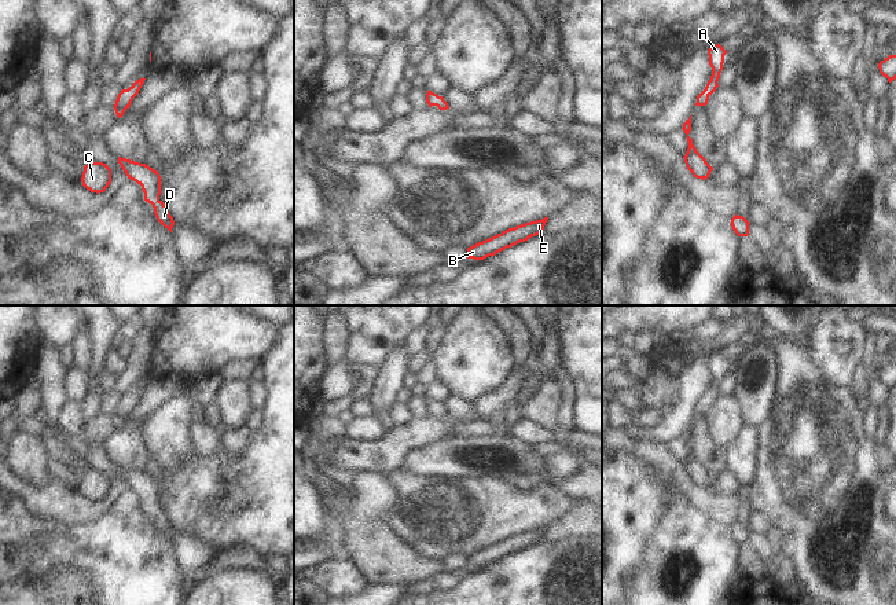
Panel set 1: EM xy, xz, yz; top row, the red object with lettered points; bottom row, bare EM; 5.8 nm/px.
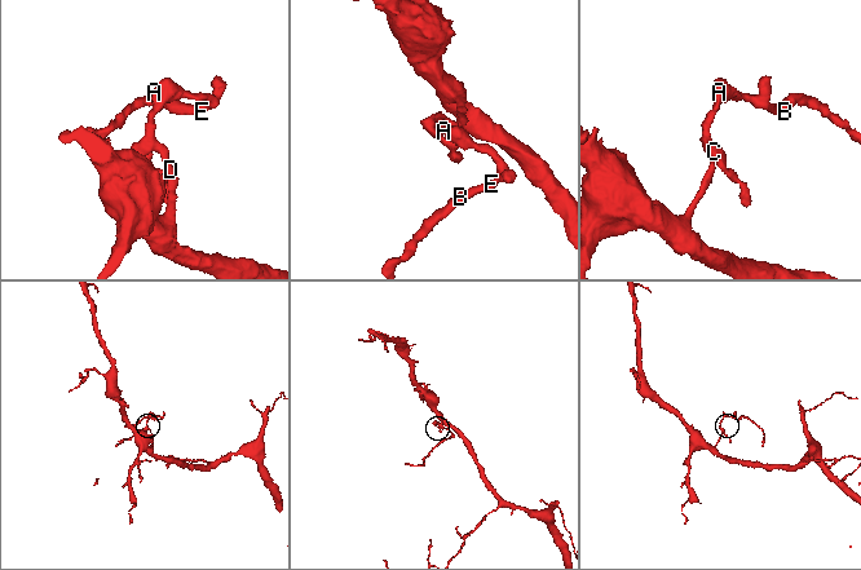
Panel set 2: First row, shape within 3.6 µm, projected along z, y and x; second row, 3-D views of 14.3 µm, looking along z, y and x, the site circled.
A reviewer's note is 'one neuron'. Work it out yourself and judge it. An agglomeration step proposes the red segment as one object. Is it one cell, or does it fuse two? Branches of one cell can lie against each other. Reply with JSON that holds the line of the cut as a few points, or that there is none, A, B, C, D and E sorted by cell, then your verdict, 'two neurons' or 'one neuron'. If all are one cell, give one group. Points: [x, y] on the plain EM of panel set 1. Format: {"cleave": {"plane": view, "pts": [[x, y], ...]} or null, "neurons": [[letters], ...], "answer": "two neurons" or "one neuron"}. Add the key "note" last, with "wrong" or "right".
{"cleave": null, "neurons": [["A", "B", "C", "D", "E"]], "answer": "one neuron", "note": "right"}

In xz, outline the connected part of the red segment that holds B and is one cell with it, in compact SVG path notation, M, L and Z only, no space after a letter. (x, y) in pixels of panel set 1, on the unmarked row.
M548 525L525 531L514 536L508 536L503 539L502 542L497 542L489 547L478 550L467 556L467 566L484 568L519 550L525 550L529 546L541 542L547 528Z

